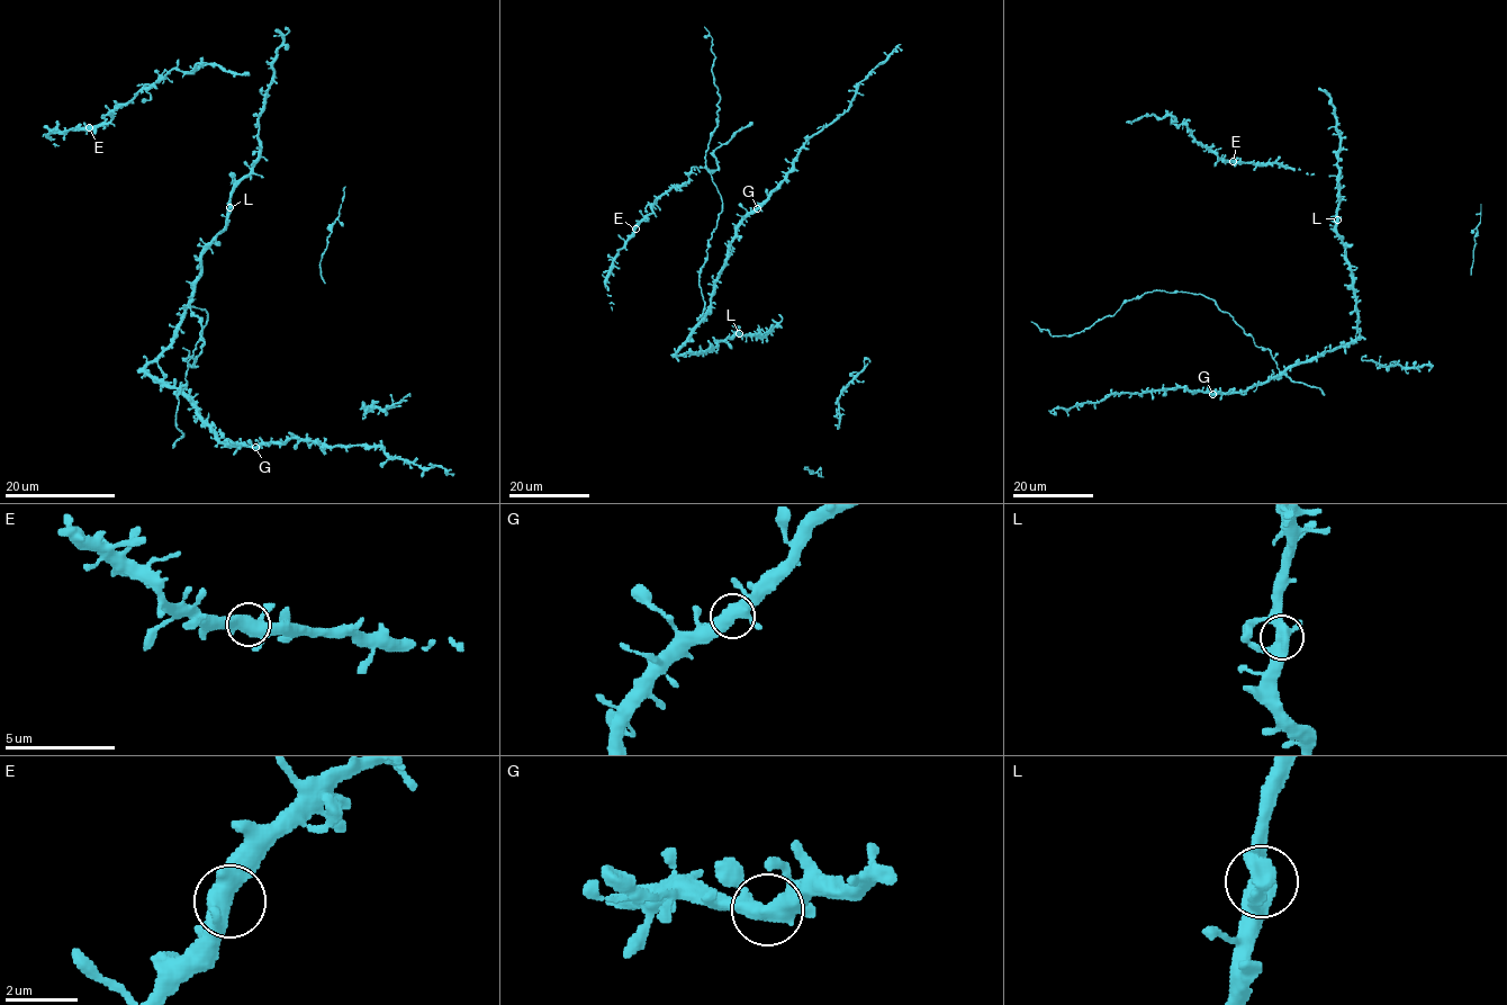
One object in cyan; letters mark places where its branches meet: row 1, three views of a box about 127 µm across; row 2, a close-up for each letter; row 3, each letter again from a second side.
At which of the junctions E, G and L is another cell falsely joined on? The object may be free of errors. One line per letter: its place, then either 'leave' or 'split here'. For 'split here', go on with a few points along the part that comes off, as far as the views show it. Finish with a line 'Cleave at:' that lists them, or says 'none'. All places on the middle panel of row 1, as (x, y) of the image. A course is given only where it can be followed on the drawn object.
E: place (635, 229); leave
G: place (757, 208); leave
L: place (739, 333); leave
Cleave at: none

